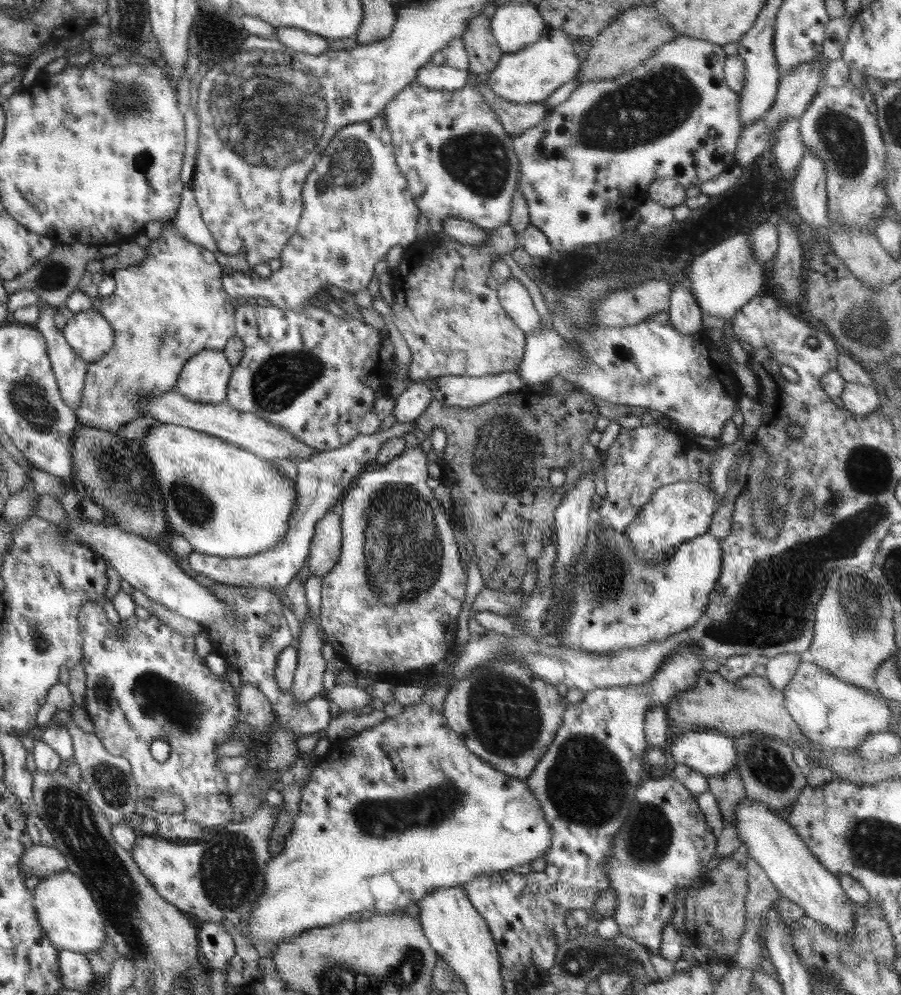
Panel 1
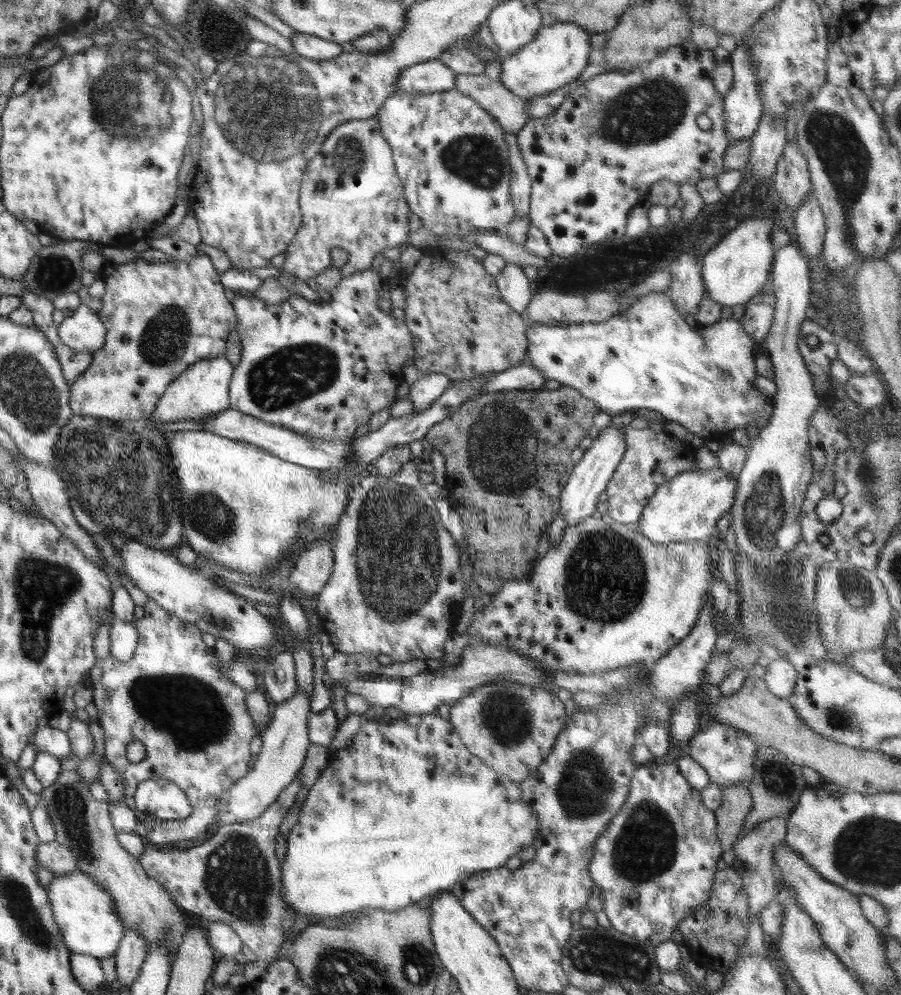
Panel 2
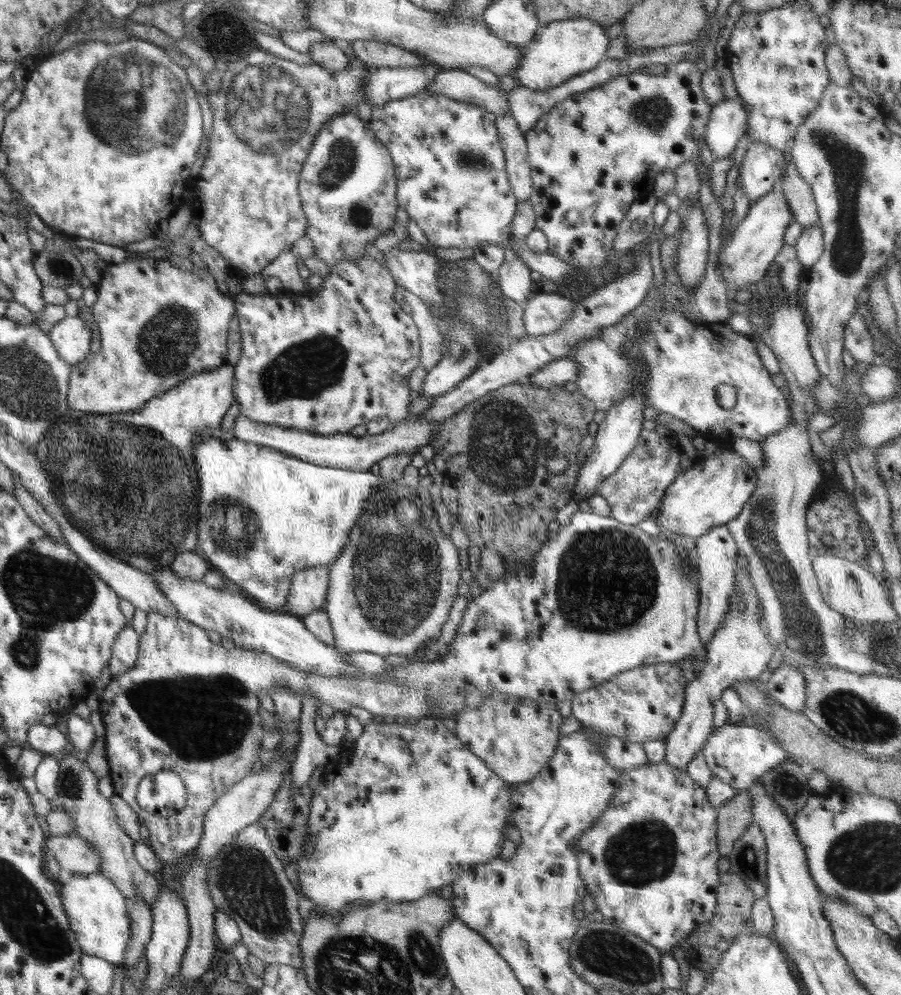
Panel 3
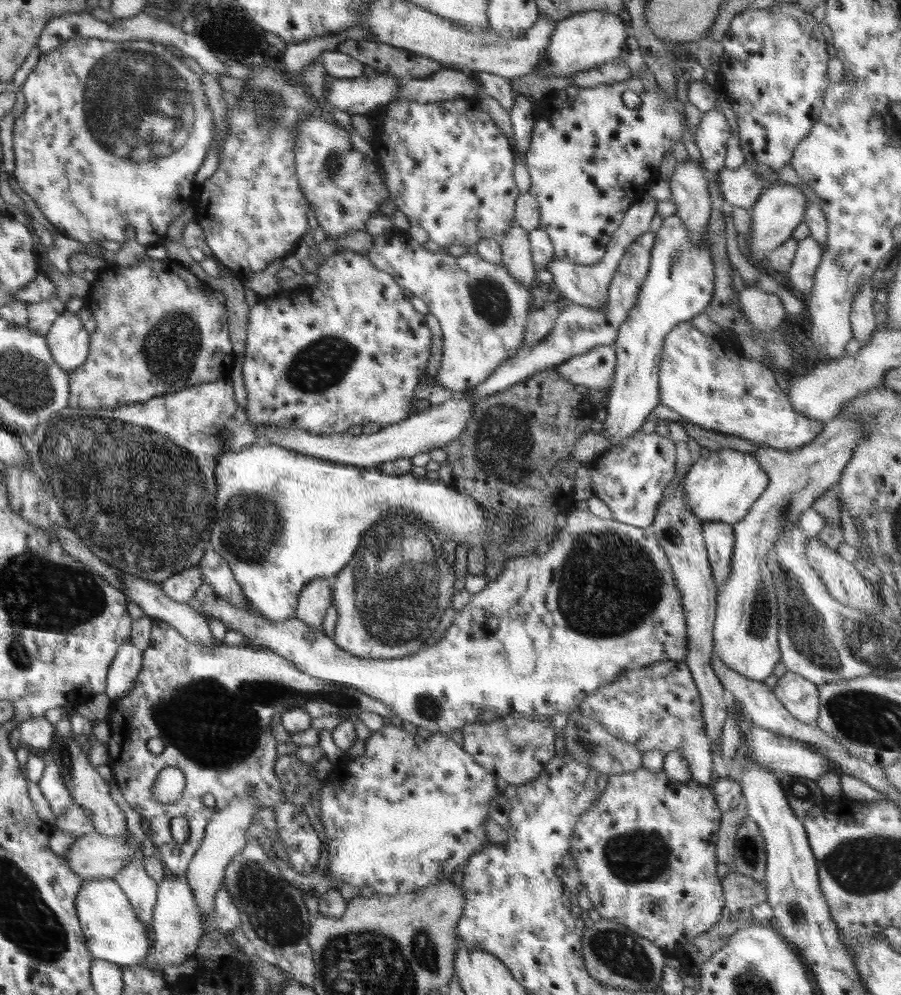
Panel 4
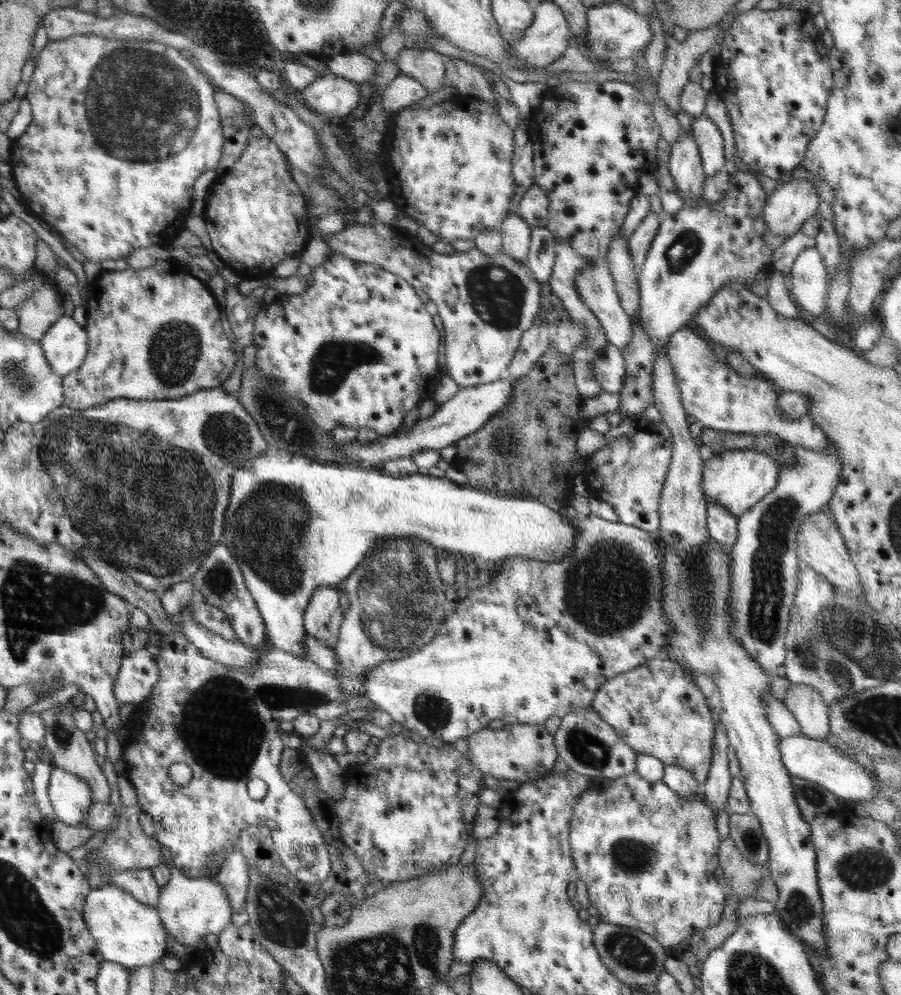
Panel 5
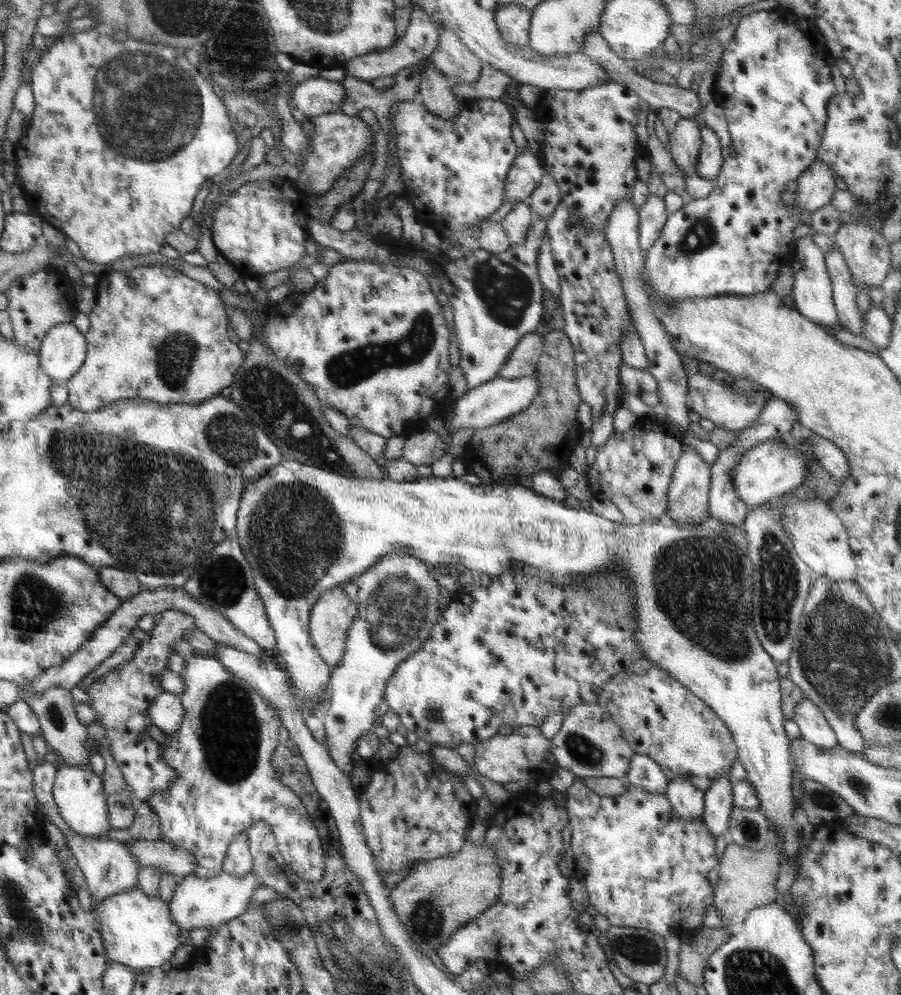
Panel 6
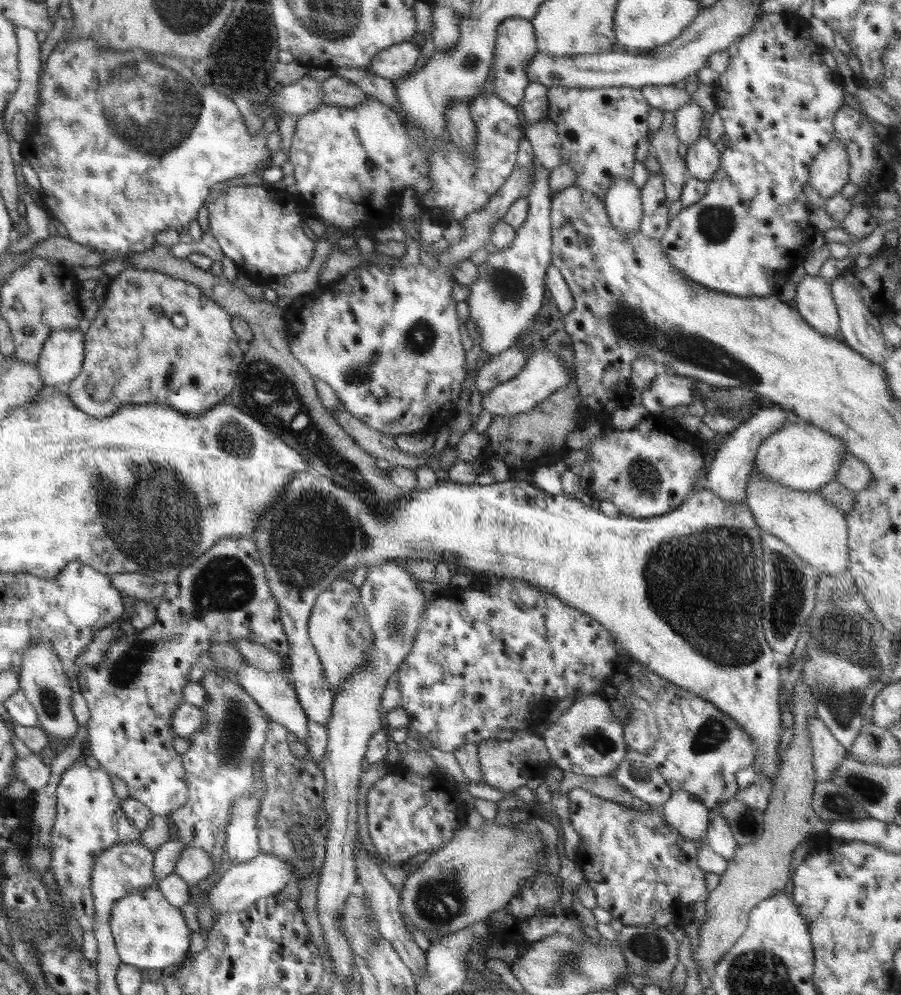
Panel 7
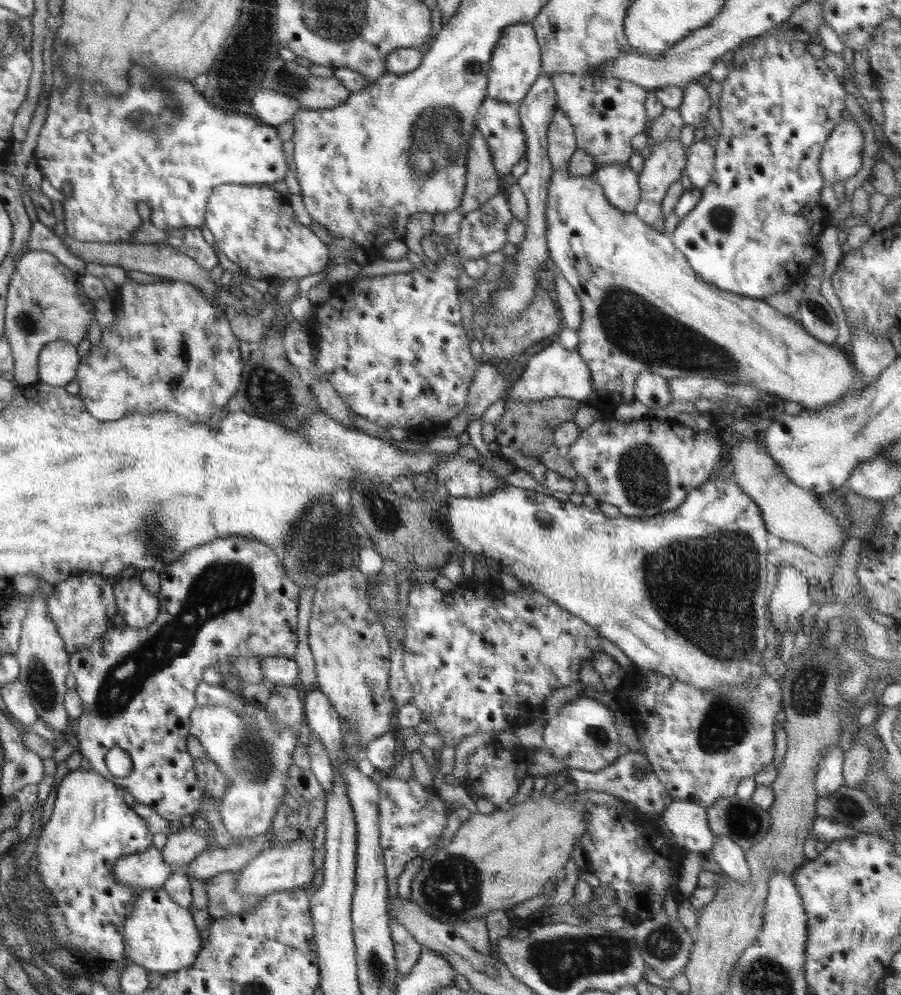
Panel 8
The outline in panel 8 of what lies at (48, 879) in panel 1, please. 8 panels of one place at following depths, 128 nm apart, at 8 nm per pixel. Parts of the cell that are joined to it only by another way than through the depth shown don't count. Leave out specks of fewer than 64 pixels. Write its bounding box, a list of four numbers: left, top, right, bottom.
[124,888,202,977]

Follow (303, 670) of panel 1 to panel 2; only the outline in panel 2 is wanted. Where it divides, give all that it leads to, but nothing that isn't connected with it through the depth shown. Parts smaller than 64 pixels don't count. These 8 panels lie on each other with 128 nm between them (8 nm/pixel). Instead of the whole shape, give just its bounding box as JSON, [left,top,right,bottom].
[212,686,311,832]

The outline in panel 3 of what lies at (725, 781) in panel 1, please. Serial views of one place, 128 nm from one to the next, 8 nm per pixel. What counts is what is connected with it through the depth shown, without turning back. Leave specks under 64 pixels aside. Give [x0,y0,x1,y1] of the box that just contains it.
[717,791,753,857]

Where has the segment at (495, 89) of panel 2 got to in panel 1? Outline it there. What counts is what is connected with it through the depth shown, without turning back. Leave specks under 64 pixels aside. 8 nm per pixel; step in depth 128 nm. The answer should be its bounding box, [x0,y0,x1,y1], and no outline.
[467,72,549,137]

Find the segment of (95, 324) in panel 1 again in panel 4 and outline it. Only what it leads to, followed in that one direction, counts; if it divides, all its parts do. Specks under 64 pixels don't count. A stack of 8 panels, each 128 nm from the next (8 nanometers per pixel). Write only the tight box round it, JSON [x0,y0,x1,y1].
[44,311,89,372]

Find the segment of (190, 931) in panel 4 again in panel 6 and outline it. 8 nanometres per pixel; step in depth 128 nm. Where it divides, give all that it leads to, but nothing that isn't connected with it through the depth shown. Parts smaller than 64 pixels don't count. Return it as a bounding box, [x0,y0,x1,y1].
[168,870,260,931]

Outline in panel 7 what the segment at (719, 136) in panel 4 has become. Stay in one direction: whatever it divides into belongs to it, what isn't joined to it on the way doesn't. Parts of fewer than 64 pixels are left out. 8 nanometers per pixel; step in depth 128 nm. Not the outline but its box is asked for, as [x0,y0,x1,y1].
[685,137,721,181]

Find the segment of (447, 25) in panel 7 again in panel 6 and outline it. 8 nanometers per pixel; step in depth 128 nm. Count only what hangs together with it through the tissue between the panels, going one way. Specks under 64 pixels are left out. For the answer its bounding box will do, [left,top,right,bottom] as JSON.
[430,29,482,85]

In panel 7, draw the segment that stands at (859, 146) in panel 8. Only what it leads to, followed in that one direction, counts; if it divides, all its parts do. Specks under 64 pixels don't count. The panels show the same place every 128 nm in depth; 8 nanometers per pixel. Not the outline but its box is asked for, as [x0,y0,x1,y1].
[808,140,850,200]

